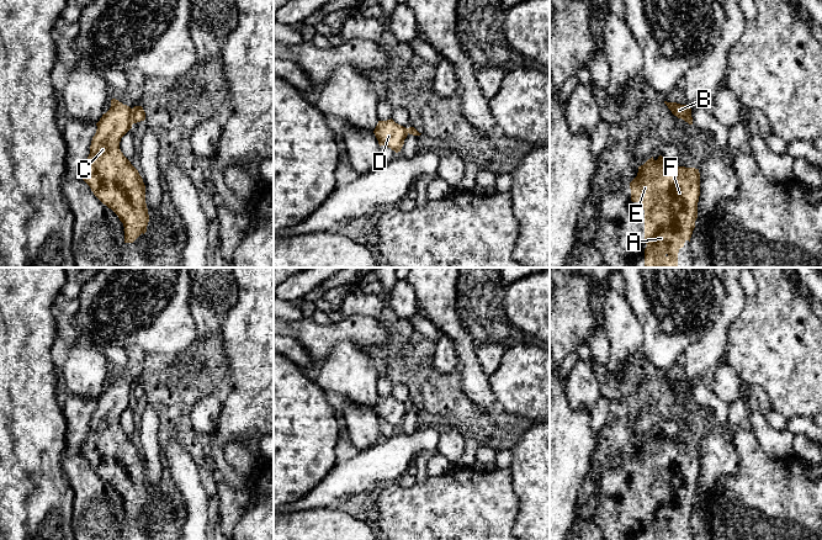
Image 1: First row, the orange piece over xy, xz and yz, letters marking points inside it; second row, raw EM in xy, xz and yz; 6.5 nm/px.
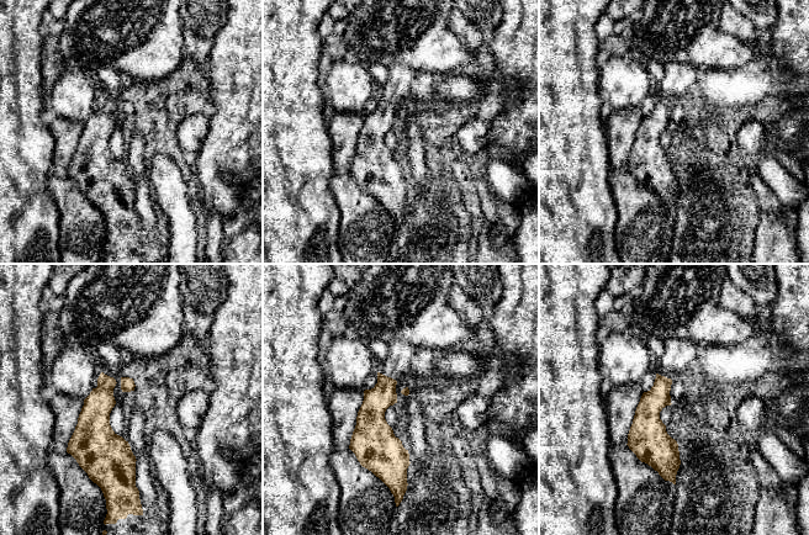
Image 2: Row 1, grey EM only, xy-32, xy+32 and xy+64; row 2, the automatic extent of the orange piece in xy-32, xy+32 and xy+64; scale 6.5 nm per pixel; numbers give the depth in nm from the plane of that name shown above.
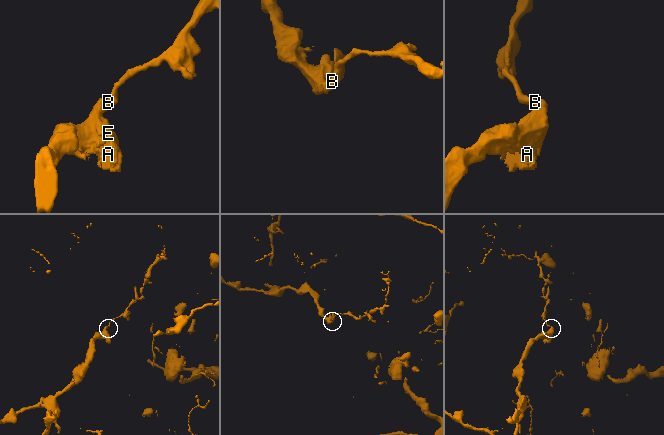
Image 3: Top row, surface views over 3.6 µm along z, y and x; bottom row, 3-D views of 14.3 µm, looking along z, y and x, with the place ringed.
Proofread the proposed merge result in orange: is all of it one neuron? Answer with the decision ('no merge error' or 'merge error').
merge error

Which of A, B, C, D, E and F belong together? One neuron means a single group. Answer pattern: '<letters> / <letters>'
A C D E F / B

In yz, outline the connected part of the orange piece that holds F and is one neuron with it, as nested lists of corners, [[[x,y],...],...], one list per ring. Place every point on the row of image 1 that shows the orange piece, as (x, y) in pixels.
[[[662,155],[648,159],[638,166],[637,176],[630,182],[631,201],[640,202],[645,210],[645,268],[678,268],[678,253],[686,240],[690,242],[698,218],[700,196],[700,173],[695,168],[675,166]]]

